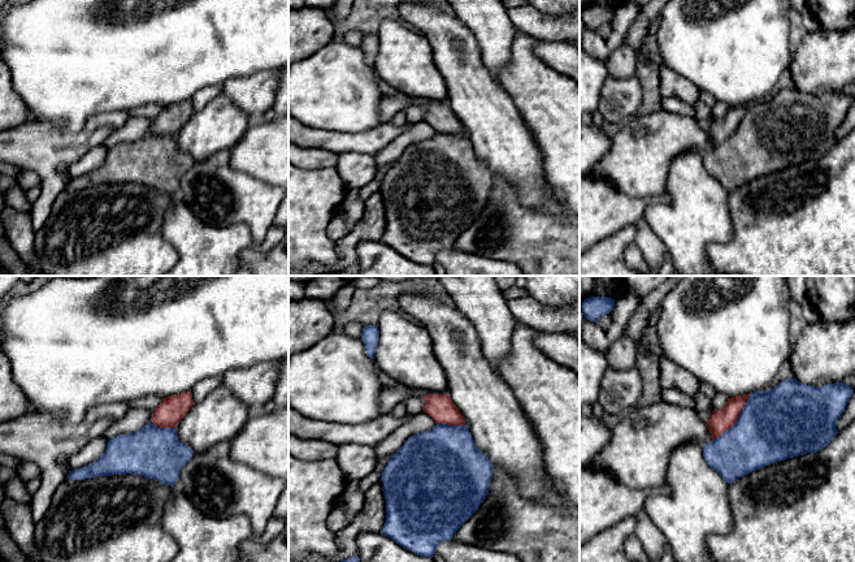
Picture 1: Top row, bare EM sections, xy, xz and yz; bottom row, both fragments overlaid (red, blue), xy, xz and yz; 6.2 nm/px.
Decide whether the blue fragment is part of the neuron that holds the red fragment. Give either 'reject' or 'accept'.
accept

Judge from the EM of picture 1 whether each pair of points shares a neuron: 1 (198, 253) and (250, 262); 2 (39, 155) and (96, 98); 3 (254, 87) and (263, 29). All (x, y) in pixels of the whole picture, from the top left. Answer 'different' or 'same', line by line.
1: different
2: different
3: different

